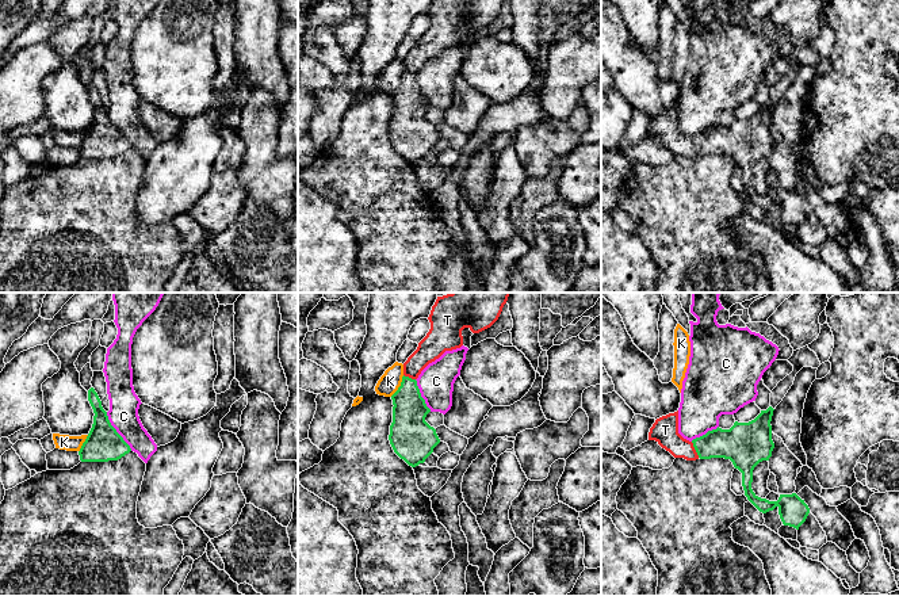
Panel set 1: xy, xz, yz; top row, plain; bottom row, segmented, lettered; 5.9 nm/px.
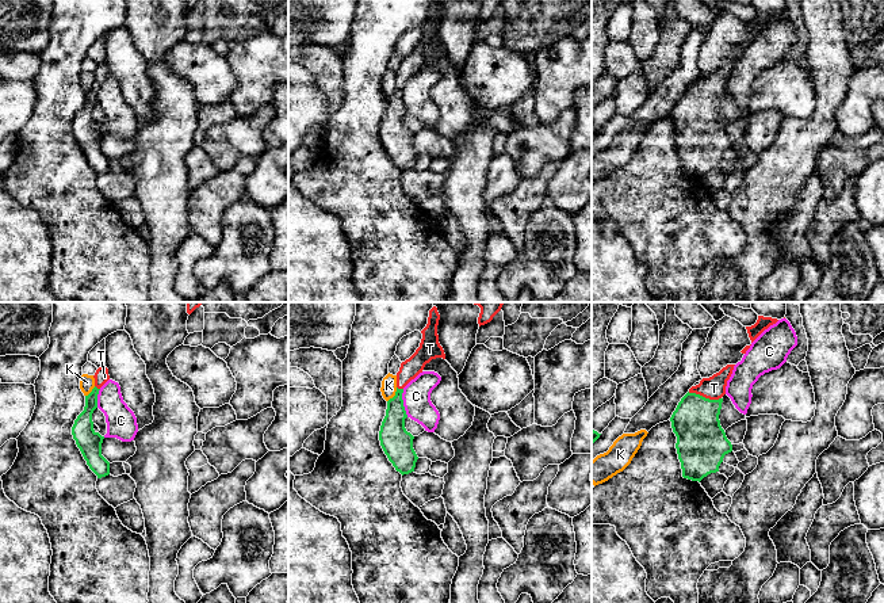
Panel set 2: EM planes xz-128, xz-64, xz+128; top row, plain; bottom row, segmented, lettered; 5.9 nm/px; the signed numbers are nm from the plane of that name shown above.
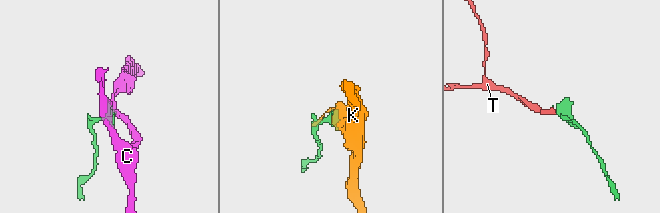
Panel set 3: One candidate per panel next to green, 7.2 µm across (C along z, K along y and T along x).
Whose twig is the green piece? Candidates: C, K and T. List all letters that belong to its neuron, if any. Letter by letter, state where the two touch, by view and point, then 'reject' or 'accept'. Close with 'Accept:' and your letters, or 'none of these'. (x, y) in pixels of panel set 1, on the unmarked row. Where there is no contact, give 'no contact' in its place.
C: xy (115, 128) | reject
K: xz (400, 83) | reject
T: yz (695, 145) | accept
Accept: T

